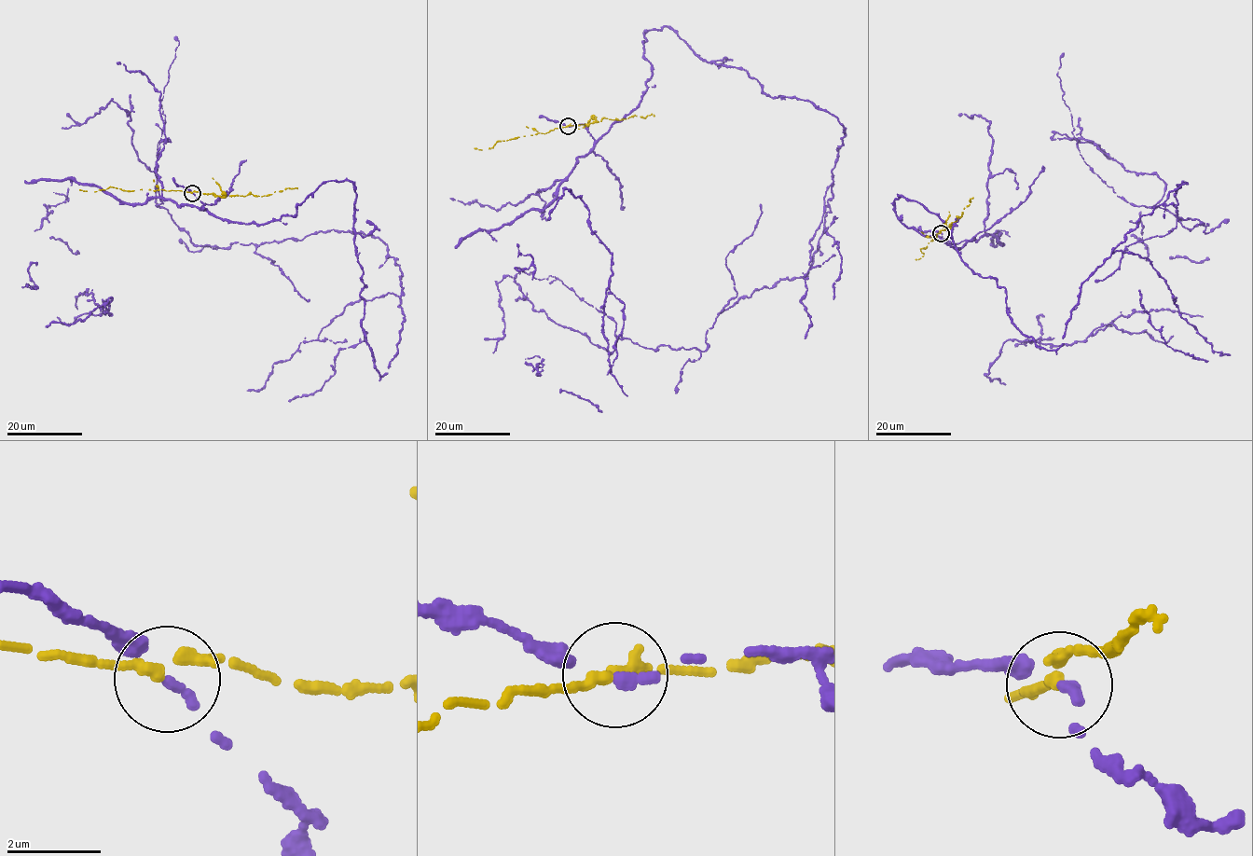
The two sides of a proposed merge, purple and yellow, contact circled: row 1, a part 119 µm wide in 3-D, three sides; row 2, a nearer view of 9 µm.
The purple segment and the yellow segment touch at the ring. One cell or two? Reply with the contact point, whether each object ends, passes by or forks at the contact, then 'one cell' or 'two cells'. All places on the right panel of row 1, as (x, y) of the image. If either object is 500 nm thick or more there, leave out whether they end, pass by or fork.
at (941, 233); purple ends there; yellow passes by; two cells

